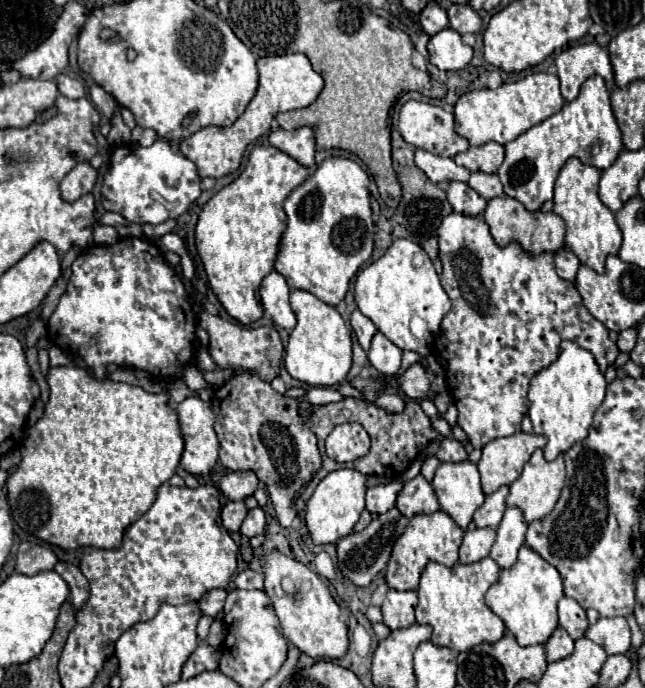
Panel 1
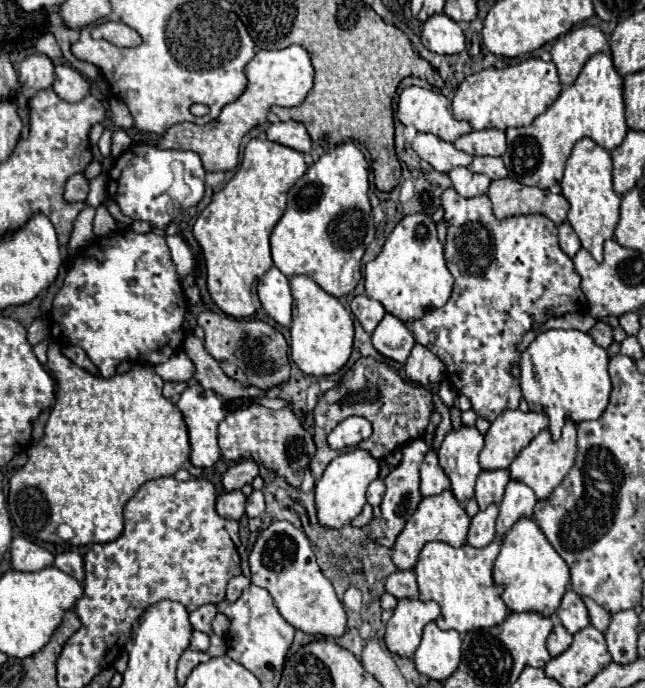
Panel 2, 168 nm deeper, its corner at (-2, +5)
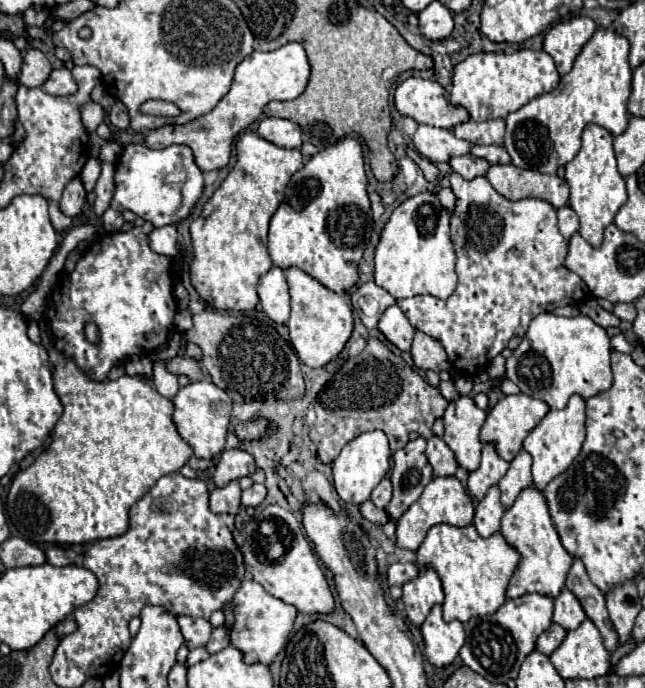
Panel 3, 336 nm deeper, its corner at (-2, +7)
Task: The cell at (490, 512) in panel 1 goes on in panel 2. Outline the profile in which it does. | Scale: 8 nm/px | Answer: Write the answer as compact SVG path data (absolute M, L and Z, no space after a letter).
M494 469L494 471L482 471L476 481L476 501L480 509L486 509L490 503L500 503L504 495L504 487L510 481L508 469Z

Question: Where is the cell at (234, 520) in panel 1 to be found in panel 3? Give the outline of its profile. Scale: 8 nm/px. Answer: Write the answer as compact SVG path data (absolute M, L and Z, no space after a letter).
M232 481L222 489L214 489L210 493L210 509L214 513L236 515L240 509L240 485L238 485L238 481Z

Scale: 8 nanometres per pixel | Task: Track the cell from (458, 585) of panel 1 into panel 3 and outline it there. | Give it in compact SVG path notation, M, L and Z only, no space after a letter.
M436 525L428 531L424 543L418 547L416 551L416 565L420 571L424 569L434 569L442 581L442 589L444 589L444 605L442 605L442 611L444 611L444 619L446 621L462 621L466 623L470 617L486 617L490 613L496 613L504 601L506 601L506 587L508 587L508 581L510 577L514 575L514 569L518 565L518 559L520 555L502 539L500 533L494 533L492 537L488 539L482 539L474 525L468 525L468 527L452 527L452 525Z

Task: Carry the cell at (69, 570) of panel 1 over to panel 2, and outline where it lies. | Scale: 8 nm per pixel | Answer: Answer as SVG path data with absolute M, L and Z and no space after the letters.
M64 551L60 555L56 555L54 567L58 567L60 571L72 575L78 581L84 581L84 565L82 565L82 557L76 551Z

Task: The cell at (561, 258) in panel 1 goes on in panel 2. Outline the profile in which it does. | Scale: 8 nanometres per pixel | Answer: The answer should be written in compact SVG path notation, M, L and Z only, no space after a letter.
M568 221L558 225L558 237L560 237L560 247L568 257L574 257L580 251L580 239L574 233L574 229L570 227Z

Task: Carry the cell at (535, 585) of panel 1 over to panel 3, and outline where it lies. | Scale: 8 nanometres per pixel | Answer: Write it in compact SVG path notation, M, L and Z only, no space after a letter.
M524 489L516 497L514 505L504 513L500 533L506 539L506 543L520 553L520 563L510 579L506 595L510 599L522 597L524 593L542 593L548 597L558 597L558 593L564 589L564 581L566 581L566 573L570 571L572 557L558 539L542 491Z

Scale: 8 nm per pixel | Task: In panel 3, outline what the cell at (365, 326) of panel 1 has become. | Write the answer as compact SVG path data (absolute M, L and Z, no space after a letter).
M374 281L364 283L362 287L358 287L350 295L350 301L352 301L352 307L356 309L358 317L362 319L362 323L368 329L374 329L378 325L382 313L386 311L386 307L396 303L396 299L388 291L378 287Z

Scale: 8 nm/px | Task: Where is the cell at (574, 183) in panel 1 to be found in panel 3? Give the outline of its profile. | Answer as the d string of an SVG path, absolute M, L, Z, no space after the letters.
M588 125L582 133L582 149L566 165L566 175L564 175L564 179L570 187L568 205L580 217L580 235L596 249L598 249L598 245L602 245L602 235L604 235L606 225L610 225L614 221L616 211L626 203L626 183L616 169L612 141L614 141L614 137L606 129L602 129L598 125Z

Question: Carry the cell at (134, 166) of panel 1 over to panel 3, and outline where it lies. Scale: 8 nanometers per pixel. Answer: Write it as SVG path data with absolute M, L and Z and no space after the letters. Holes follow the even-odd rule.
M126 145L122 155L116 161L116 175L114 175L114 199L110 203L112 209L122 211L132 211L138 217L142 217L144 221L150 221L154 227L164 227L172 223L172 215L180 209L180 221L186 219L190 215L190 209L194 207L194 203L200 199L202 189L204 189L204 181L202 181L202 171L198 169L194 155L190 153L190 147L186 145L170 145L162 151L150 149L146 145ZM184 165L188 171L188 179L184 183L184 187L180 189L180 185L168 183L168 177L174 175L176 167Z

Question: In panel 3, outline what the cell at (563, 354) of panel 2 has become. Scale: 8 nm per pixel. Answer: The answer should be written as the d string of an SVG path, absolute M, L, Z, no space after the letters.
M542 313L532 319L528 333L524 335L518 349L514 349L512 357L506 359L506 377L520 387L522 393L544 401L550 409L564 409L568 399L576 393L582 399L590 399L598 393L610 389L614 375L610 369L610 339L606 331L596 325L586 315L576 317L556 317L552 313Z

